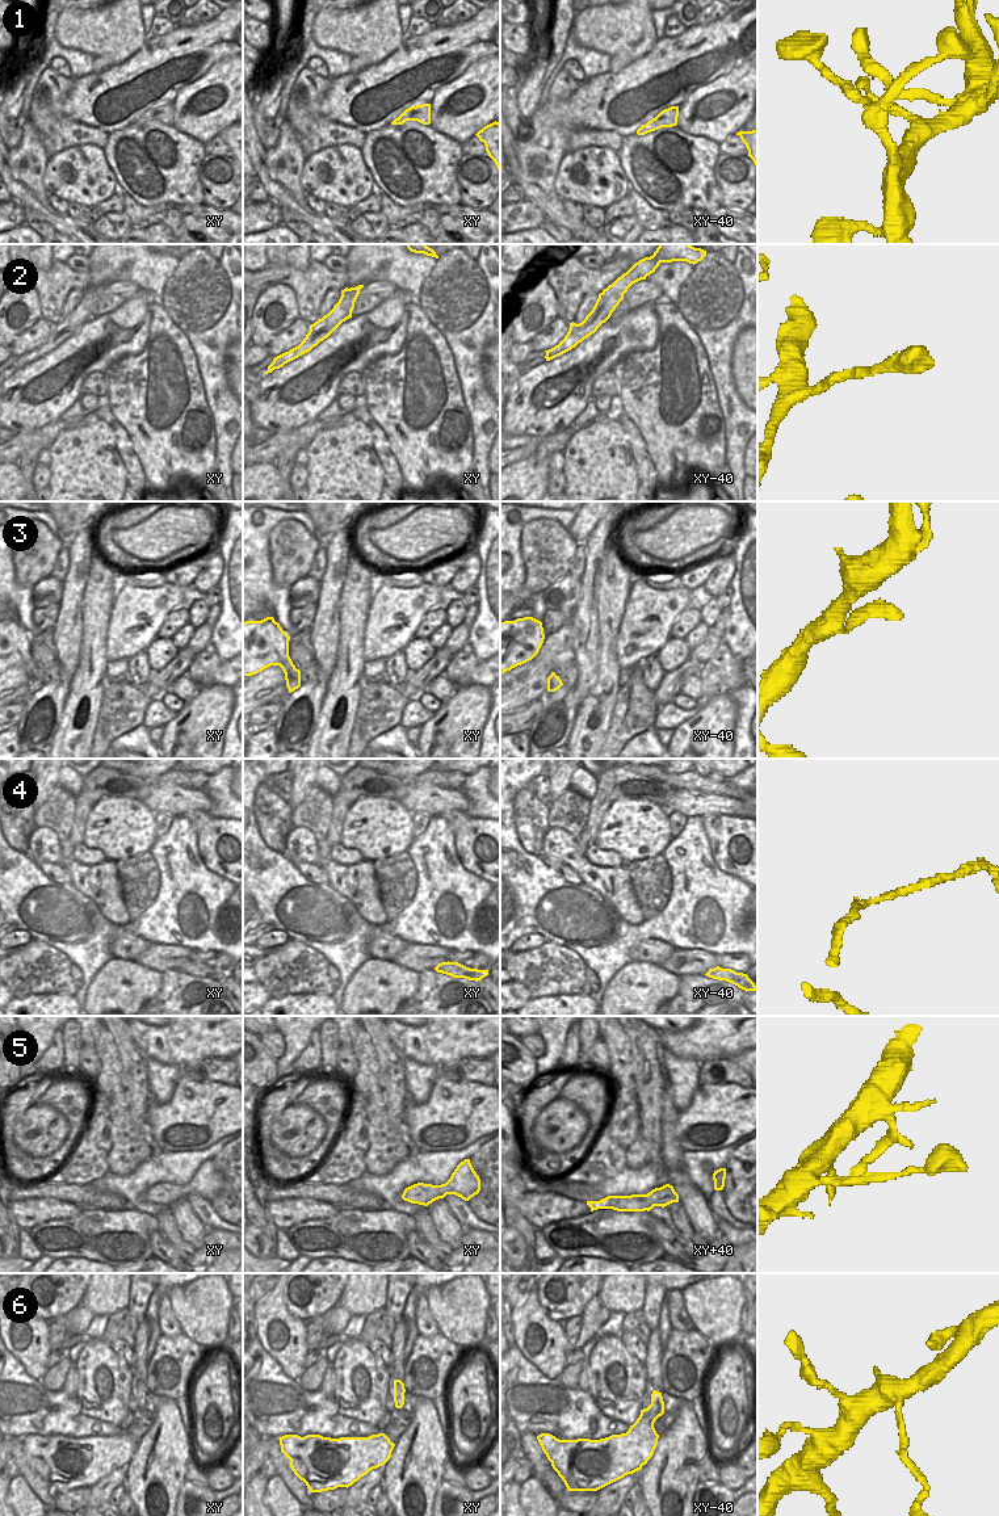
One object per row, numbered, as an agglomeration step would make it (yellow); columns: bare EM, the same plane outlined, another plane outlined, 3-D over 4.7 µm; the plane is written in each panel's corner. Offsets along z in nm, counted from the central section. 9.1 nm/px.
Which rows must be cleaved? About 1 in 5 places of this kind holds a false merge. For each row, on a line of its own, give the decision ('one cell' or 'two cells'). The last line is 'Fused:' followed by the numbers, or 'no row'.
1: one cell
2: one cell
3: one cell
4: two cells
5: one cell
6: one cell
Fused: 4

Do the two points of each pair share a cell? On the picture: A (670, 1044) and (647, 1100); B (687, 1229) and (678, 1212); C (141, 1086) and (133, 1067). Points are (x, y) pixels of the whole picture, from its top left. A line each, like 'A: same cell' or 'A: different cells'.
A: different cells
B: same cell
C: same cell

